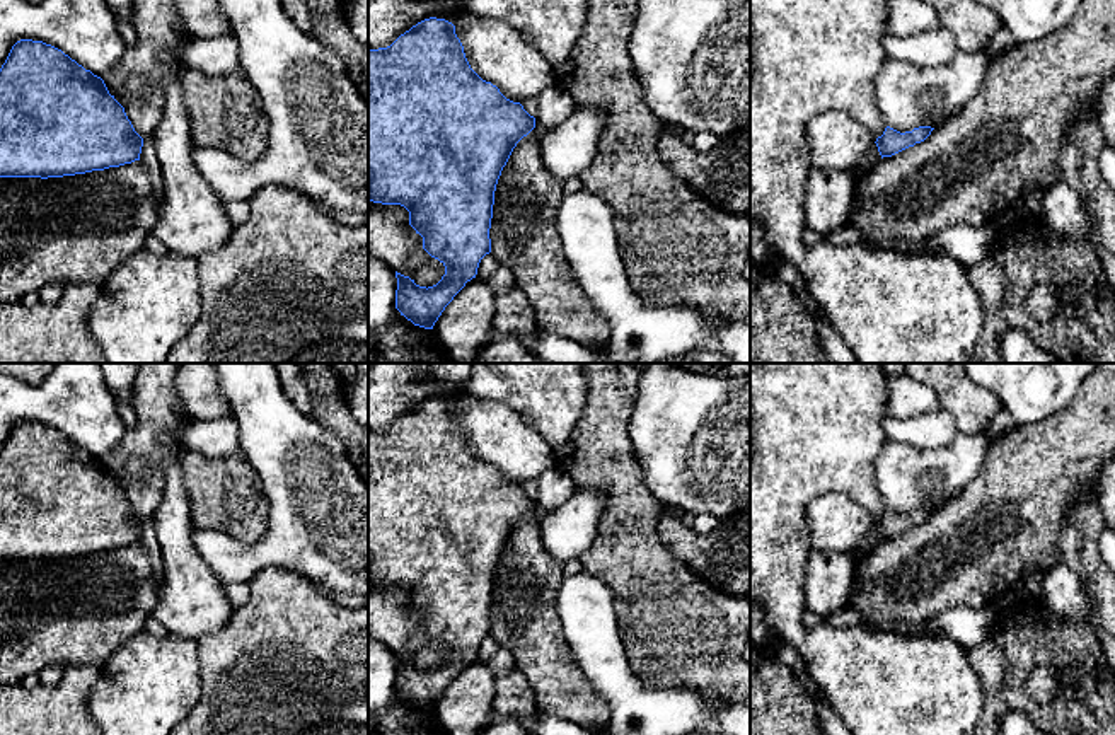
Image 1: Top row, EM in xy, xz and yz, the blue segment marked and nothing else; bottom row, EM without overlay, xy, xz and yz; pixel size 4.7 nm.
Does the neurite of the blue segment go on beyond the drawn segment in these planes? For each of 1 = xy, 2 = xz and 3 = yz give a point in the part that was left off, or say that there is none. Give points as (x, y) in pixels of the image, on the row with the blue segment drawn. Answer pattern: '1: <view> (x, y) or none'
1: none
2: none
3: none

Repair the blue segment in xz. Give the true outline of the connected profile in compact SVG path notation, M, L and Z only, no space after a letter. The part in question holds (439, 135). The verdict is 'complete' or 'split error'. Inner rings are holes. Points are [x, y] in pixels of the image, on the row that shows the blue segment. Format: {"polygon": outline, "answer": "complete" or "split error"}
{"polygon": "M430 17L401 34L390 46L368 49L368 201L382 205L401 205L409 211L409 225L423 237L423 249L445 266L445 275L433 286L419 286L409 276L396 271L396 309L414 326L433 329L435 322L454 300L454 297L476 278L481 259L491 252L491 218L494 191L503 167L506 165L517 143L535 128L535 118L530 116L520 102L506 99L496 85L482 80L469 65L464 46L455 34L455 26L445 19Z", "answer": "complete"}

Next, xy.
{"polygon": "M17 41L0 68L0 177L63 177L140 160L143 138L104 80L43 41Z", "answer": "complete"}

